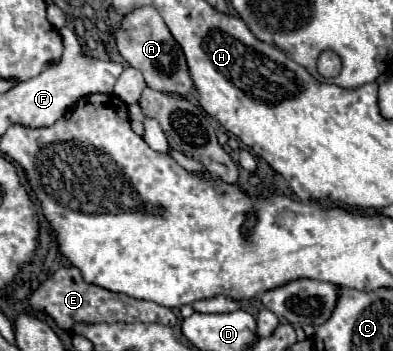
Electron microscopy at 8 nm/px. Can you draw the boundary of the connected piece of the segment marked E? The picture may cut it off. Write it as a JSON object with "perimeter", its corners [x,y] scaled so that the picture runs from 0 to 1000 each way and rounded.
{"perimeter":[[[155,758],[140,769],[74,849],[79,877],[115,889],[140,912],[140,923],[181,946],[191,923],[288,923],[288,917],[399,917],[399,923],[425,923],[445,929],[450,900],[435,877],[420,877],[394,860],[293,838],[282,826],[267,826],[247,809],[226,809],[211,798],[211,781],[196,758]]]}

